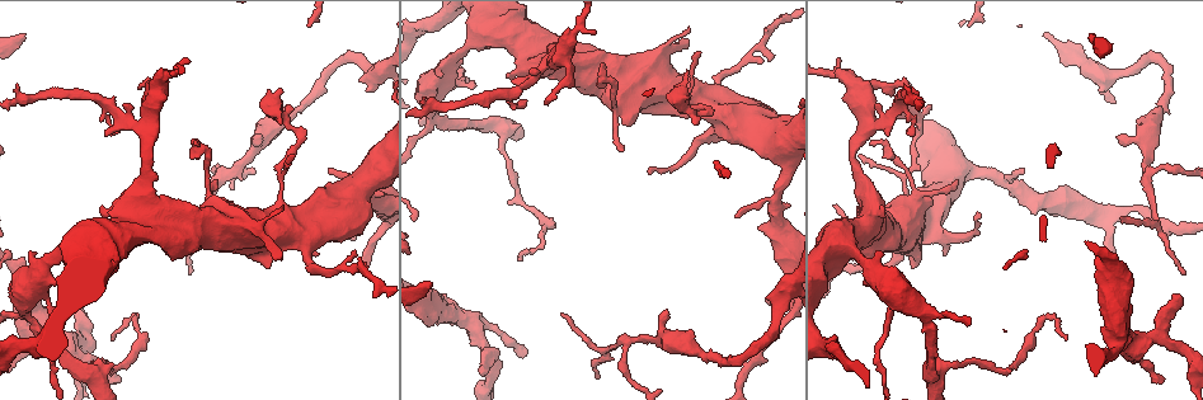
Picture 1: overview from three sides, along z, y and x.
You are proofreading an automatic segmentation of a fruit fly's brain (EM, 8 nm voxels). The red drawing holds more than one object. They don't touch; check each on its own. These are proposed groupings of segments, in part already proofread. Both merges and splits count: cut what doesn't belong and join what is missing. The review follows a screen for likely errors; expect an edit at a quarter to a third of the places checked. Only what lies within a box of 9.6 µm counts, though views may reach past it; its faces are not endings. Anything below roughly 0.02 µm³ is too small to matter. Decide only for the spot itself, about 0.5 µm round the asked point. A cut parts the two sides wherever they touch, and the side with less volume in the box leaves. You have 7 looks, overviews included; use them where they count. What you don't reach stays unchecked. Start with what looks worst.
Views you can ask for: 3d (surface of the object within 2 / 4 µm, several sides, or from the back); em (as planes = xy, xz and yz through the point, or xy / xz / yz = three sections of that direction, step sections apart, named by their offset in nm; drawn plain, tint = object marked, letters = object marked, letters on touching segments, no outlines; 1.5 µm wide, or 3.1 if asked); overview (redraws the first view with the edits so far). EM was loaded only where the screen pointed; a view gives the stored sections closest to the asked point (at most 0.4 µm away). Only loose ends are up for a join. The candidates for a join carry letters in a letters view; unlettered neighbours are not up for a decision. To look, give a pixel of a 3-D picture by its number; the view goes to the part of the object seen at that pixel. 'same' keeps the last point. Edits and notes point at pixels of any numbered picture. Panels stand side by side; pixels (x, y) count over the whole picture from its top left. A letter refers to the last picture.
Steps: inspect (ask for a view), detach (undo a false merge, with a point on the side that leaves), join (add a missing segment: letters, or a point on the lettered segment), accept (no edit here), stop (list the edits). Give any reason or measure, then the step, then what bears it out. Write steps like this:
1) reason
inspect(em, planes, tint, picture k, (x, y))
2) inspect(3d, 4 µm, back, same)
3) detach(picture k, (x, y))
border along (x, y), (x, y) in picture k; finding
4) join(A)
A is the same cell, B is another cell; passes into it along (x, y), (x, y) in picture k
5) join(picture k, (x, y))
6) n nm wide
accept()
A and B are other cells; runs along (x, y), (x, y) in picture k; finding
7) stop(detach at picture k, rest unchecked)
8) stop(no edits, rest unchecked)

an open end
inspect(em, planes, letters, picture 1, (1116, 136))

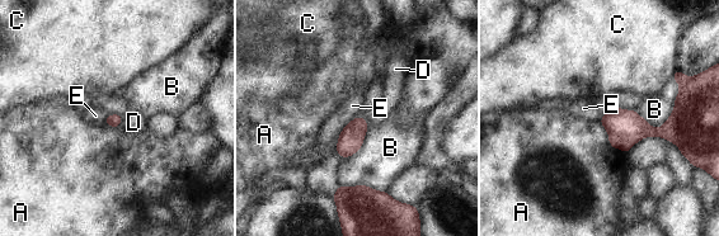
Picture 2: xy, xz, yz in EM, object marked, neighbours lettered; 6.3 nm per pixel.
accept()
A, B, C, D and E are other cells; none of them fits

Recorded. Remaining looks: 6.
branch stops here
inspect(em, planes, letters, picture 1, (116, 380))

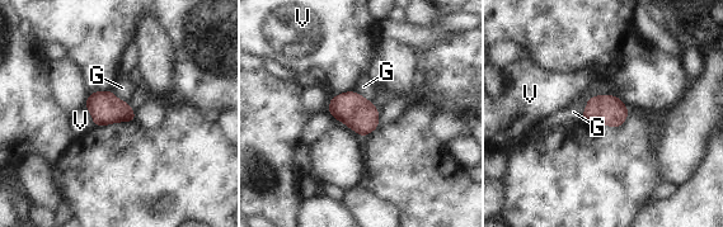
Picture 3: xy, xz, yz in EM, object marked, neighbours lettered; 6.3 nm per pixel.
accept()
G and V are other cells; border along (620, 98), (592, 95), (580, 121) in picture 3; no lettered segment goes on from it

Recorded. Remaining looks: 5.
thin end
inspect(3d, 4 µm, picture 1, (871, 145))

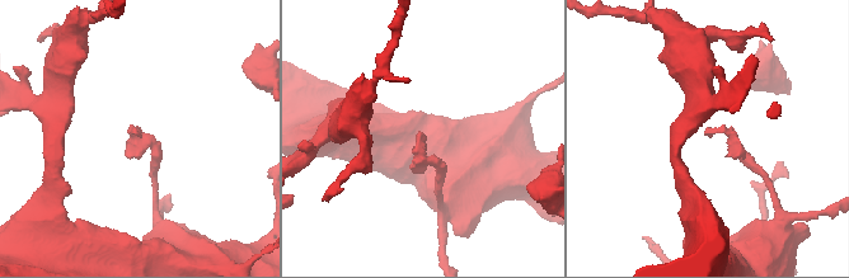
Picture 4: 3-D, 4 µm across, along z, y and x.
inspect(em, planes, letters, picture 4, (423, 133))

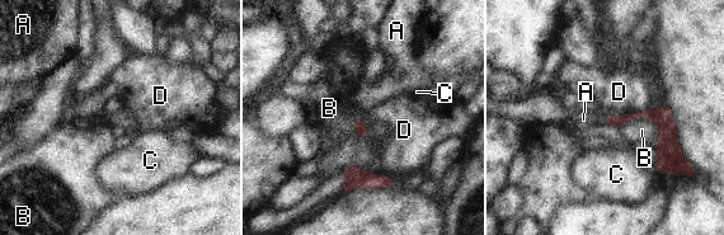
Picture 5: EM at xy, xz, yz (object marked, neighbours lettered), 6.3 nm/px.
accept()
A, B, C and D are other cells; no lettered segment goes on from it

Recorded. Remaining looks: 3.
stop(no edits, rest unchecked)

